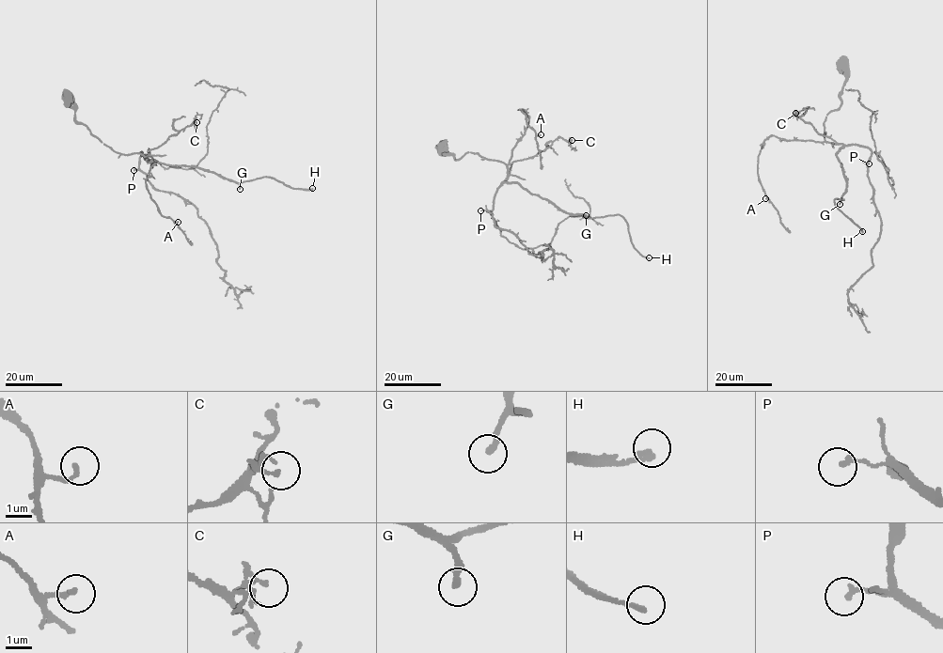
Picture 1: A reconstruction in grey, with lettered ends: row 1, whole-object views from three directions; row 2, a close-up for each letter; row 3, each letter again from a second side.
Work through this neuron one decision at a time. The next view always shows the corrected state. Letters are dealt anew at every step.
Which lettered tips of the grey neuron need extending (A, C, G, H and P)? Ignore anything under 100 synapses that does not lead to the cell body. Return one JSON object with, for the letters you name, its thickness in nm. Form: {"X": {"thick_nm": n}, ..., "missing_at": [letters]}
{"G": {"thick_nm": 240}, "H": {"thick_nm": 200}, "missing_at": ["G", "H"]}

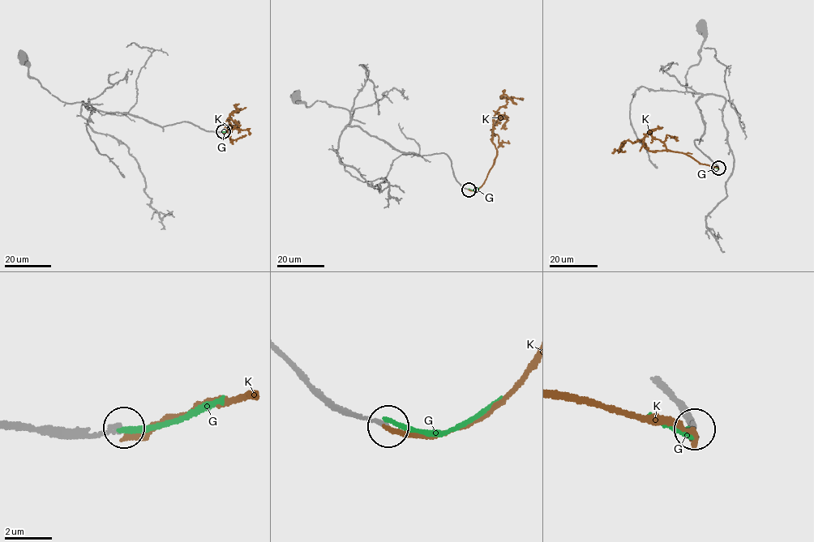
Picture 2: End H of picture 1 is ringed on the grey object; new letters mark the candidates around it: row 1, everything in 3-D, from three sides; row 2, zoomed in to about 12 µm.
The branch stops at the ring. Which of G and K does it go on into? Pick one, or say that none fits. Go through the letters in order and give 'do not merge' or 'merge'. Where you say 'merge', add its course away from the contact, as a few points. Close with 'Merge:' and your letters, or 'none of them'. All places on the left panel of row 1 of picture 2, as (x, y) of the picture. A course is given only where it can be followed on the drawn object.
G: do not merge
K: do not merge
Merge: none of them

